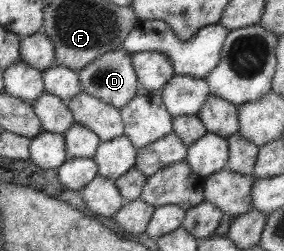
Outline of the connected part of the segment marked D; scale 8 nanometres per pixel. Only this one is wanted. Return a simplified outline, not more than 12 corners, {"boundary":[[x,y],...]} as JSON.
{"boundary":[[110,50],[76,71],[81,91],[119,110],[137,94],[131,54]]}

